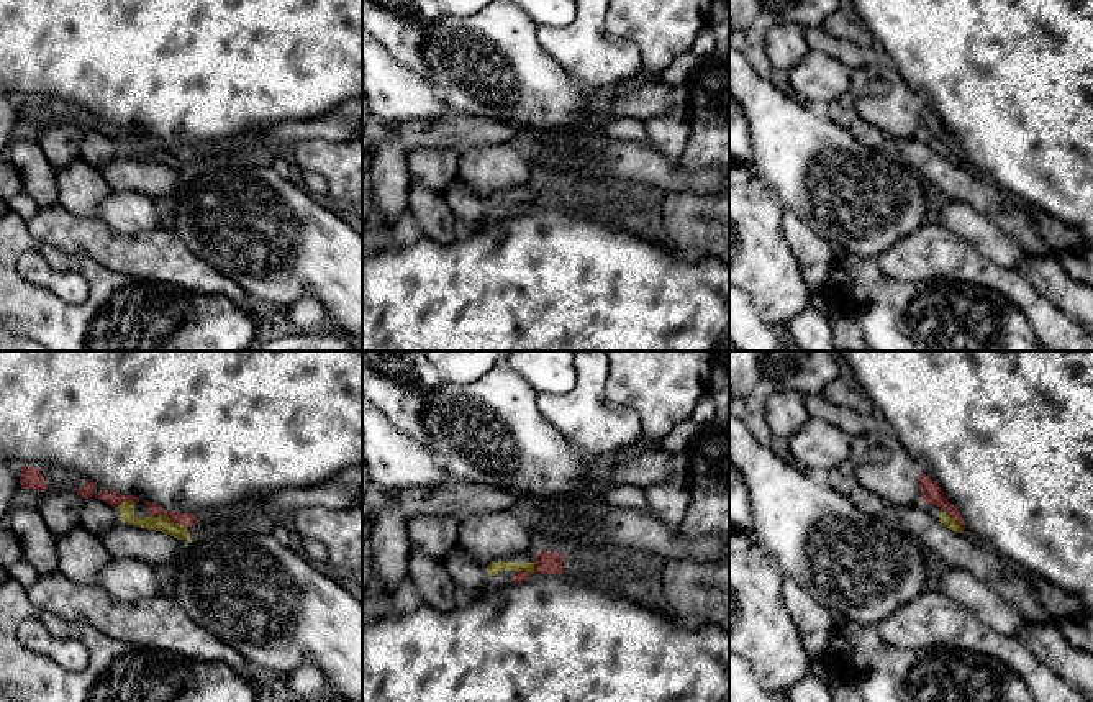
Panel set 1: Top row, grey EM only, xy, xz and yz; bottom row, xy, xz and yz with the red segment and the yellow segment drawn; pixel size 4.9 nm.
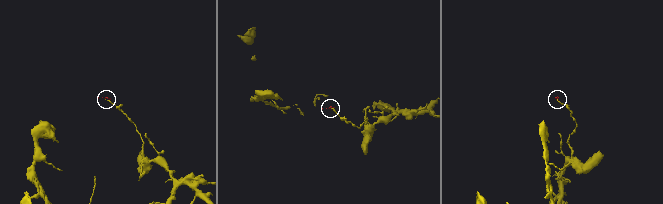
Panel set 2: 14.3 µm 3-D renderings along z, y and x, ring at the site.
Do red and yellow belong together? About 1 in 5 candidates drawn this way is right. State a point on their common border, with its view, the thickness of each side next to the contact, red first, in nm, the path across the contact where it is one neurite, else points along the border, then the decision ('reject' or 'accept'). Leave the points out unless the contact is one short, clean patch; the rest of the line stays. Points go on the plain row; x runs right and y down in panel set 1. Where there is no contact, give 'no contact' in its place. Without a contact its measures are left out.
meets red in xy at (167, 146); 60 nm thick on the red side, 80 nm on the other; runs through xy (154, 143), (167, 146), (163, 156); accept

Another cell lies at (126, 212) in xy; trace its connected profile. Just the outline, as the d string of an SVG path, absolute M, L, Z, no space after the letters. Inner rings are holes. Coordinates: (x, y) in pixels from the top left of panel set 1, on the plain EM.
M131 190L111 192L97 212L100 220L121 235L139 235L169 226L151 197Z

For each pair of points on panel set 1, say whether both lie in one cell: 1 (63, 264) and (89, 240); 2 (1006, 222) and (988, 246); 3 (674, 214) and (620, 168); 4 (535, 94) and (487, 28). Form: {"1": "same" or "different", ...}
{"1": "different", "2": "different", "3": "different", "4": "same"}

